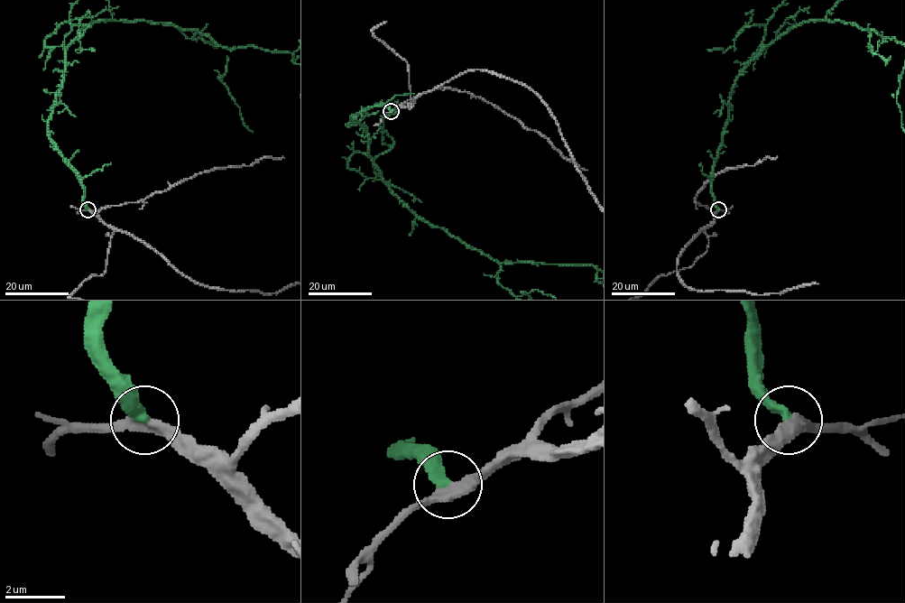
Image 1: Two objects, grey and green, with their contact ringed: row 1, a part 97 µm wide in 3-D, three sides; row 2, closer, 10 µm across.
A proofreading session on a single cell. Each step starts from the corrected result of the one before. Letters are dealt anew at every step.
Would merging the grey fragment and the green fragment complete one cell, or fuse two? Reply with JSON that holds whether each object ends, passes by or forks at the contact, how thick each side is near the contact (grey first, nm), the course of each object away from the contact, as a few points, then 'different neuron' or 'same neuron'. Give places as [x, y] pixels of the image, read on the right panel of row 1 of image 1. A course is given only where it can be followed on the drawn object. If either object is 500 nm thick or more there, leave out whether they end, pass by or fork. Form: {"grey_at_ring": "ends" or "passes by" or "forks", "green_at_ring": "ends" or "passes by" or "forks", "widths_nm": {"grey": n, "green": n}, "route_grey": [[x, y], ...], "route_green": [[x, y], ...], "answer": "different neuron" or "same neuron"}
{"grey_at_ring": "passes by", "green_at_ring": "ends", "widths_nm": {"grey": 360, "green": 360}, "route_grey": [[718, 209], [715, 221], [703, 230], [706, 251], [693, 264], [660, 275], [641, 295]], "route_green": [[718, 209], [714, 159], [737, 75], [800, 23], [867, 29], [896, 89], [891, 101]], "answer": "same neuron"}

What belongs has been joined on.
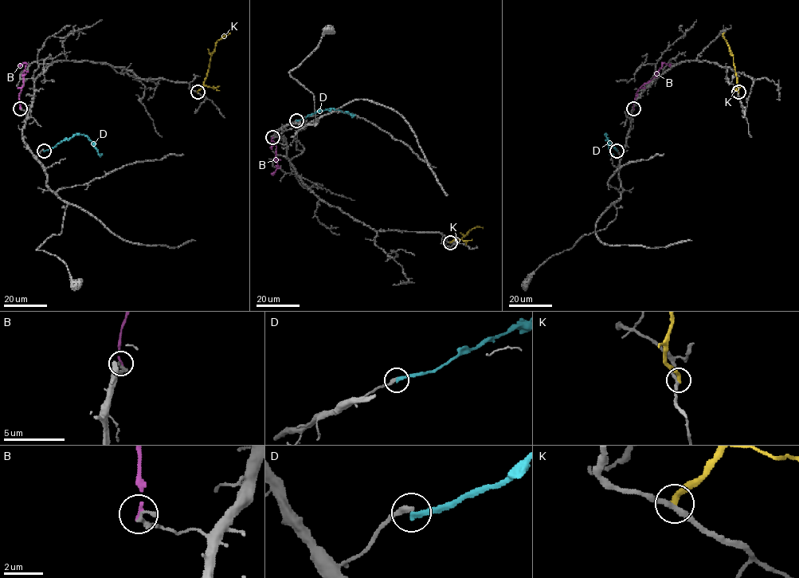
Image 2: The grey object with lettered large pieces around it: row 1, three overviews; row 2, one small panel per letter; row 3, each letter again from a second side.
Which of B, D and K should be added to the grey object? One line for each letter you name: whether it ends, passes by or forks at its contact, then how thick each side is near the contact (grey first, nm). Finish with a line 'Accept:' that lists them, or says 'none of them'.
Accept: none of them

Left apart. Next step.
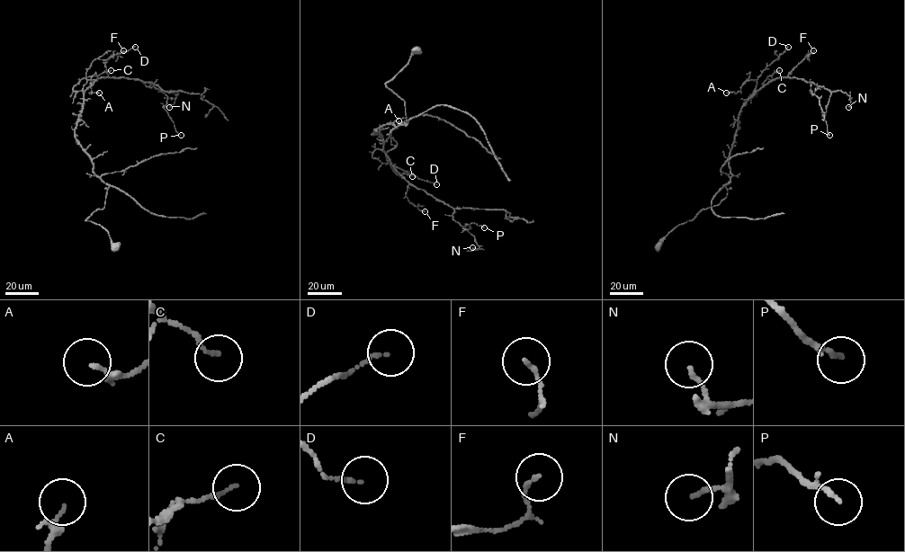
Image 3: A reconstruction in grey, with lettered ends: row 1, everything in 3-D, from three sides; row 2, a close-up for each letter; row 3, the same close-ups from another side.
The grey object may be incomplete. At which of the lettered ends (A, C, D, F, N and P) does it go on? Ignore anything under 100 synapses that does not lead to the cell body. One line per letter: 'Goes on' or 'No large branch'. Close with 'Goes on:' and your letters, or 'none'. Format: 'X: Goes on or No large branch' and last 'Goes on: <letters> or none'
A: No large branch
C: No large branch
D: No large branch
F: No large branch
N: No large branch
P: No large branch
Goes on: none

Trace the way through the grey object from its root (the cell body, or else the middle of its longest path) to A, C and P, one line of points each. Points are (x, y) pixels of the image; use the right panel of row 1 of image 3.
A: (658, 246), (676, 226), (726, 196), (739, 113), (757, 81), (746, 81), (736, 93), (726, 93)
C: (658, 246), (676, 226), (726, 197), (725, 185), (732, 175), (729, 155), (740, 109), (754, 91), (779, 70)
P: (658, 246), (676, 226), (726, 197), (739, 113), (770, 82), (797, 77), (828, 89), (829, 135)

